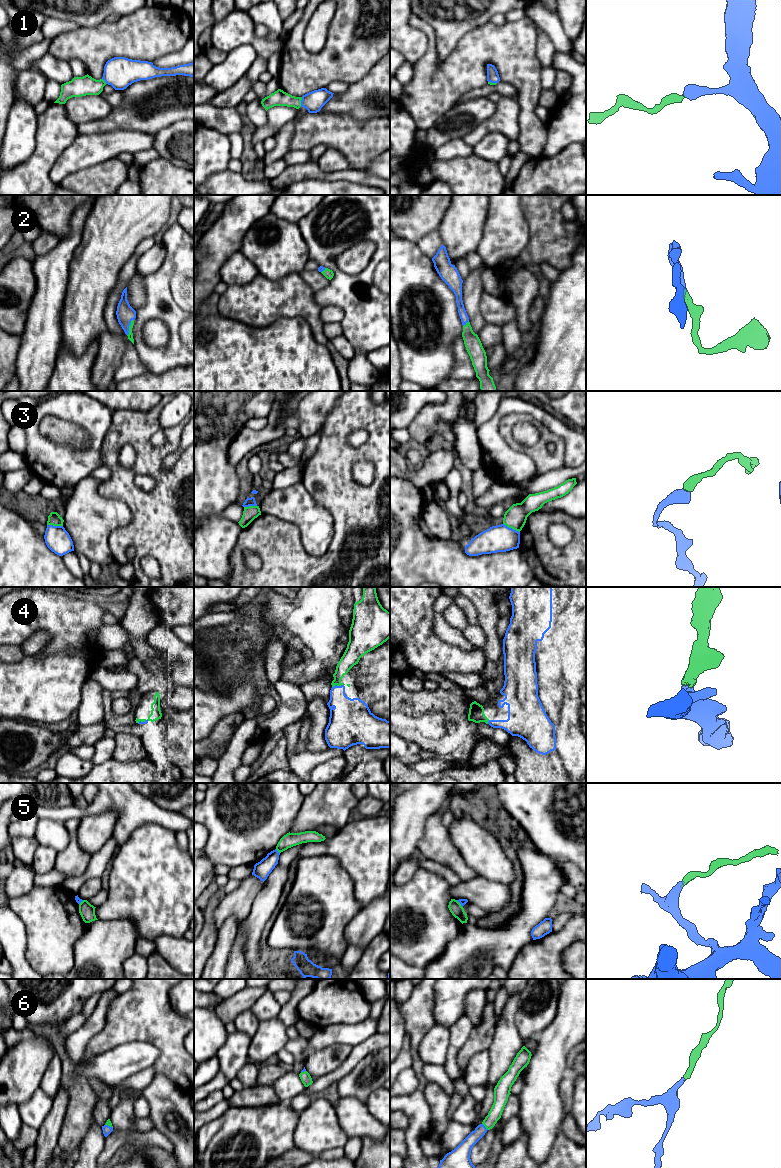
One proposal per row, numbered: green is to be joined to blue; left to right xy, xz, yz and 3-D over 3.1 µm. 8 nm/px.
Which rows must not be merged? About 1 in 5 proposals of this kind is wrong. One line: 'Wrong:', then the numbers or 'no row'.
Wrong: 3, 5

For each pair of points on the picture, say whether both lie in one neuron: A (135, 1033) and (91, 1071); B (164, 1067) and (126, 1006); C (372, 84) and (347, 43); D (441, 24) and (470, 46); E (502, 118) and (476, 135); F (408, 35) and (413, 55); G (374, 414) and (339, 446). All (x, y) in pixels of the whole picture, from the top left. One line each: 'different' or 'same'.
A: different
B: same
C: different
D: different
E: same
F: same
G: same

